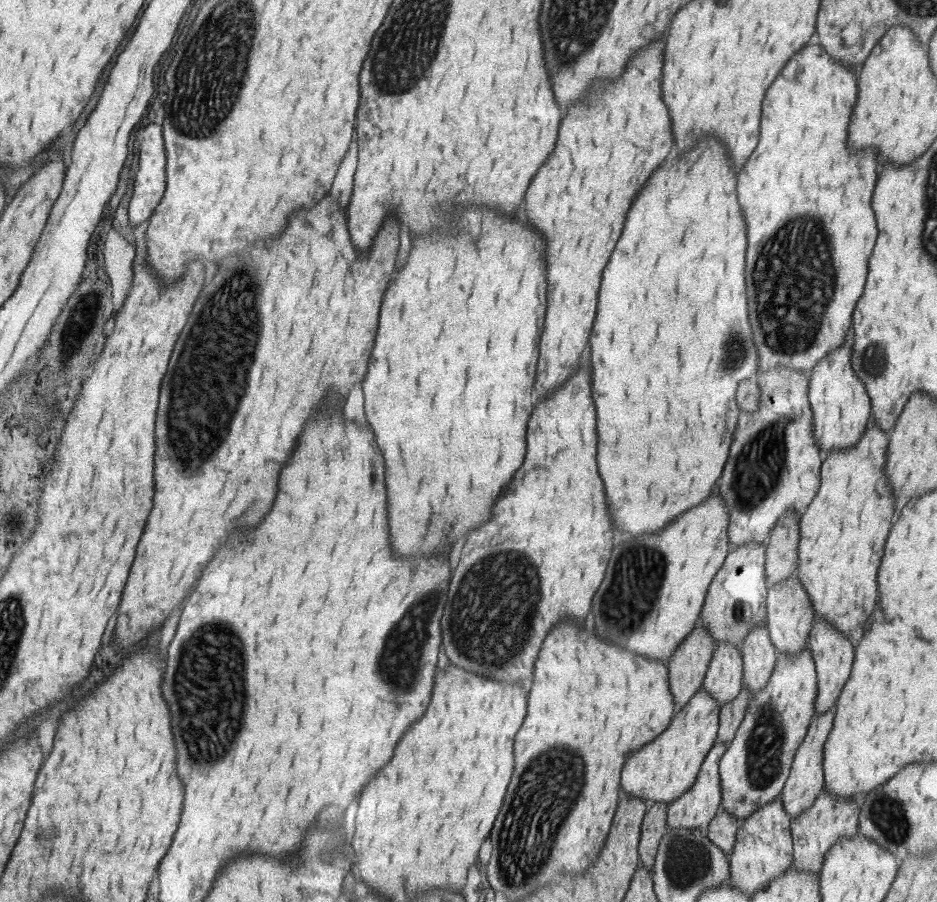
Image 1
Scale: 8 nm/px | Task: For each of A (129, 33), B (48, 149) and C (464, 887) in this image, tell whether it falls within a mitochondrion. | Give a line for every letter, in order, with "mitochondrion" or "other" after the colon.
A: other
B: other
C: other

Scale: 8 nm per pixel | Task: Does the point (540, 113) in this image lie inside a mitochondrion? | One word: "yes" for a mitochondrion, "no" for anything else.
no

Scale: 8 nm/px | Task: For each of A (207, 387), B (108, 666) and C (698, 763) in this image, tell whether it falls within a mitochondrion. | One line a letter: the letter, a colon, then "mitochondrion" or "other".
A: mitochondrion
B: other
C: other

